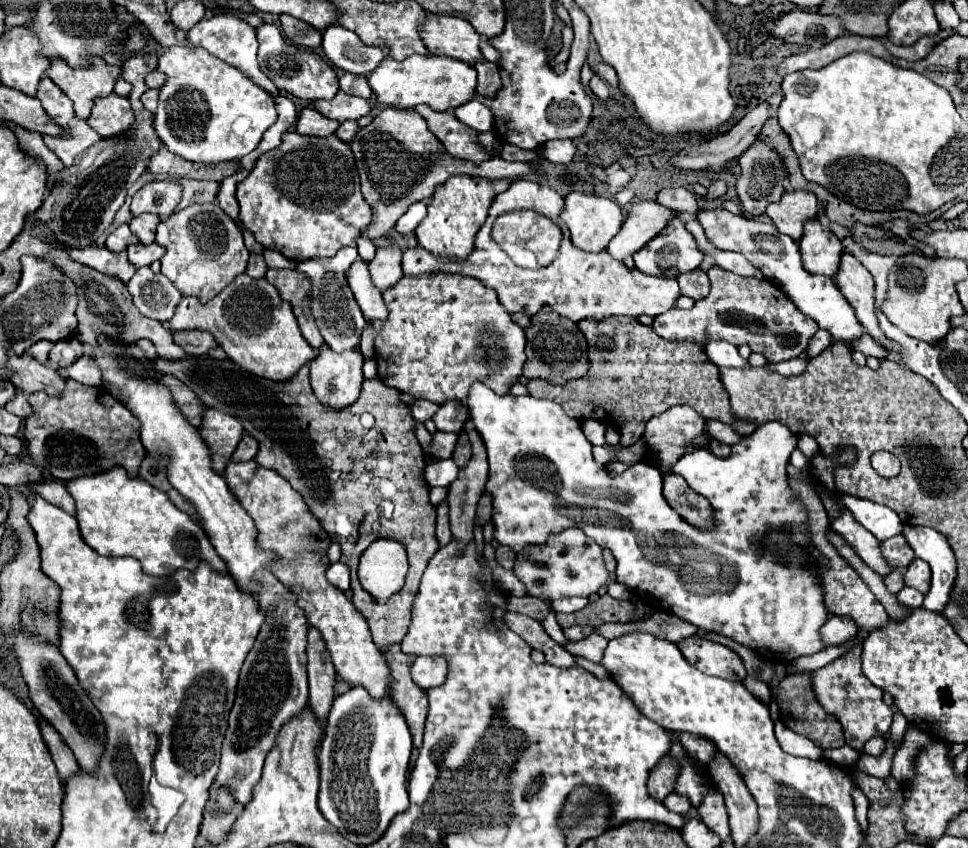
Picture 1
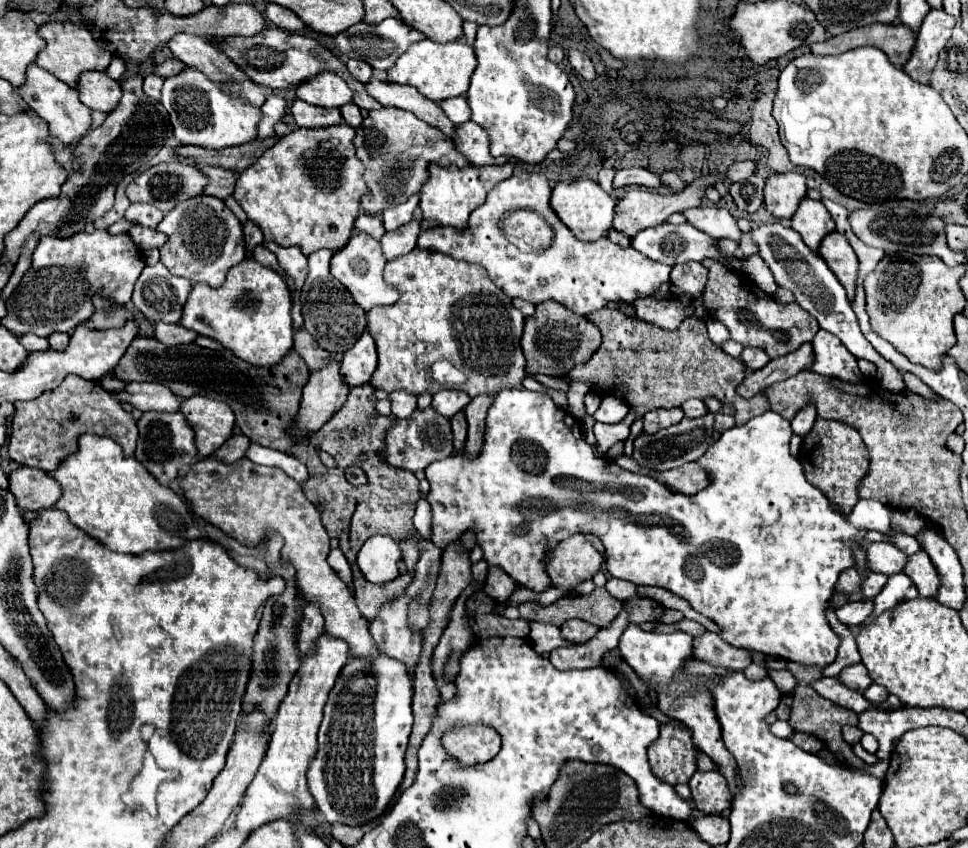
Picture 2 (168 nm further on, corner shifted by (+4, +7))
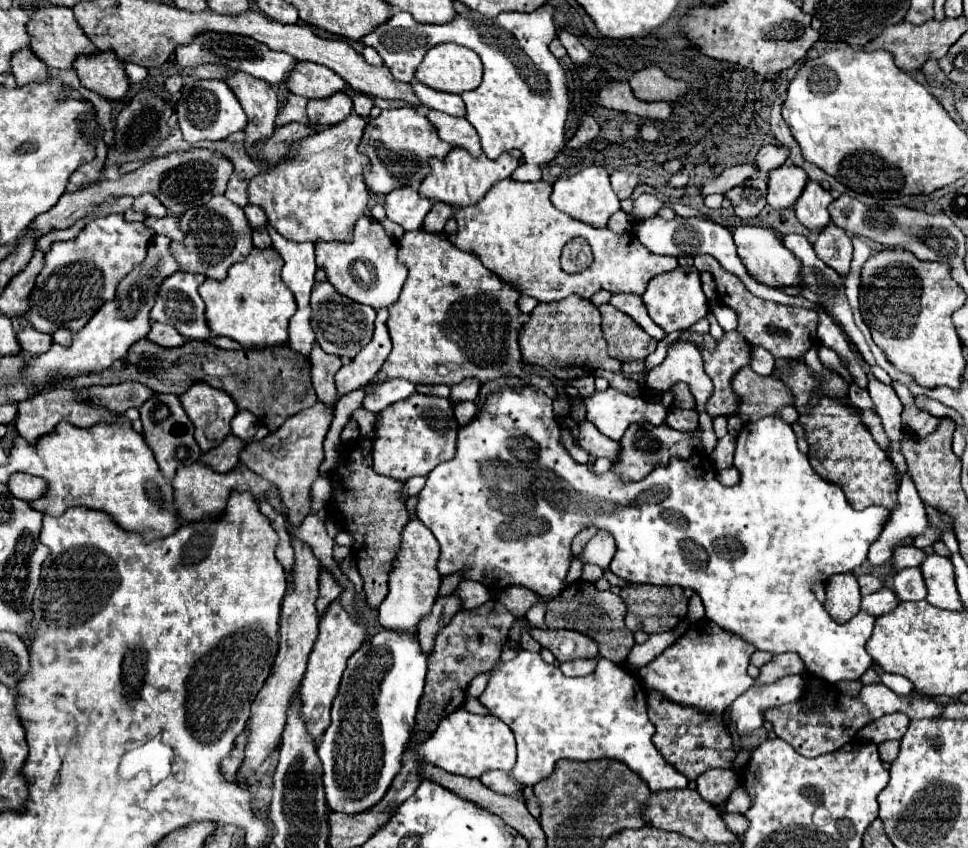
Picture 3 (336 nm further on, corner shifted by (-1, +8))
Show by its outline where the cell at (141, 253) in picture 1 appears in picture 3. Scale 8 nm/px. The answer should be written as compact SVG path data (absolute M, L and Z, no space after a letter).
M149 216L145 220L145 226L151 228L151 230L155 230L155 234L167 236L171 240L183 240L183 232L179 230L175 216L165 216L165 218L153 218L153 216Z

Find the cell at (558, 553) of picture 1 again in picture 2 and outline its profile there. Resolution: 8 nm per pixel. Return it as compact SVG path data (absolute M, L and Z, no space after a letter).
M572 535L554 549L548 561L548 575L554 587L574 589L580 581L592 579L600 571L602 561L602 553L584 535Z

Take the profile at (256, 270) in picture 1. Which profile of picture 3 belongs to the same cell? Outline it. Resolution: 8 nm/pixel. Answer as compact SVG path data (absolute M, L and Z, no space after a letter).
M247 204L243 210L245 210L245 216L247 216L247 220L249 220L249 224L251 224L253 230L257 230L257 228L265 228L265 226L267 226L265 212L263 212L259 206Z

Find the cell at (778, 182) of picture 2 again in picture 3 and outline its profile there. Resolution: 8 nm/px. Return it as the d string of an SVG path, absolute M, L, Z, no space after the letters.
M783 164L769 172L769 192L767 192L767 204L775 210L793 208L799 200L805 184L807 184L807 172L799 166Z

